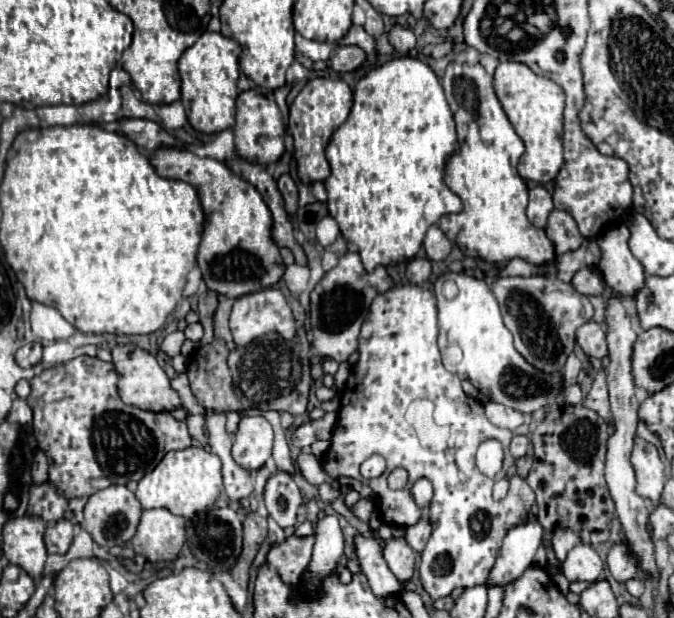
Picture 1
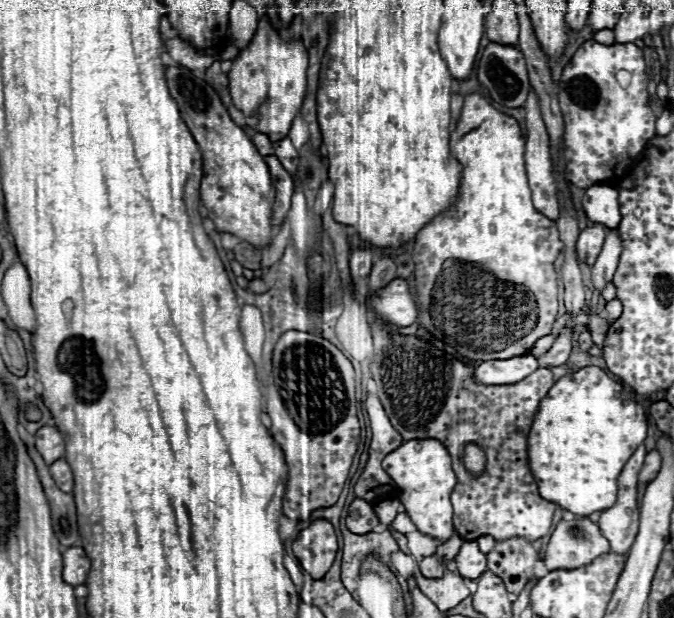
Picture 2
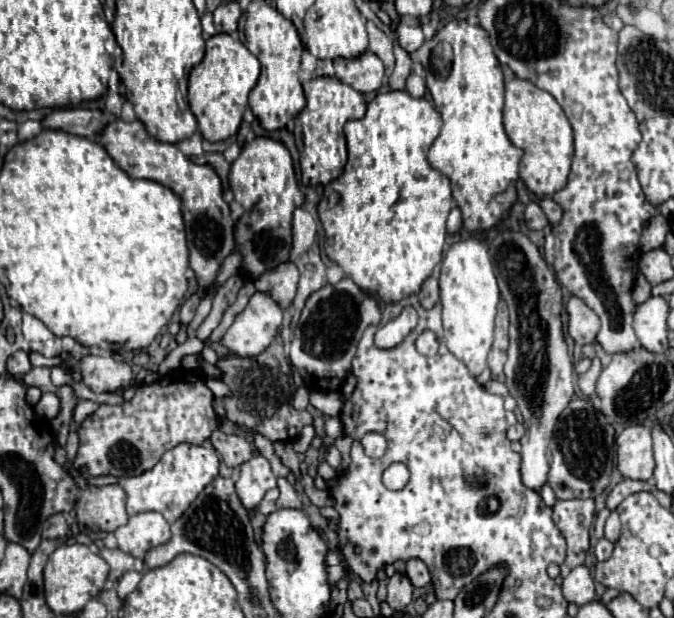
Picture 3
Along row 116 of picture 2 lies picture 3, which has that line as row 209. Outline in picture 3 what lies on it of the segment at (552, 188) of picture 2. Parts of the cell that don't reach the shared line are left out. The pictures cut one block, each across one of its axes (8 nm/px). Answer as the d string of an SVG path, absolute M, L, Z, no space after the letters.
M530 202L530 204L526 206L524 216L526 216L526 224L528 224L530 230L542 230L542 228L548 226L548 218L544 216L542 208L540 208L536 202Z

